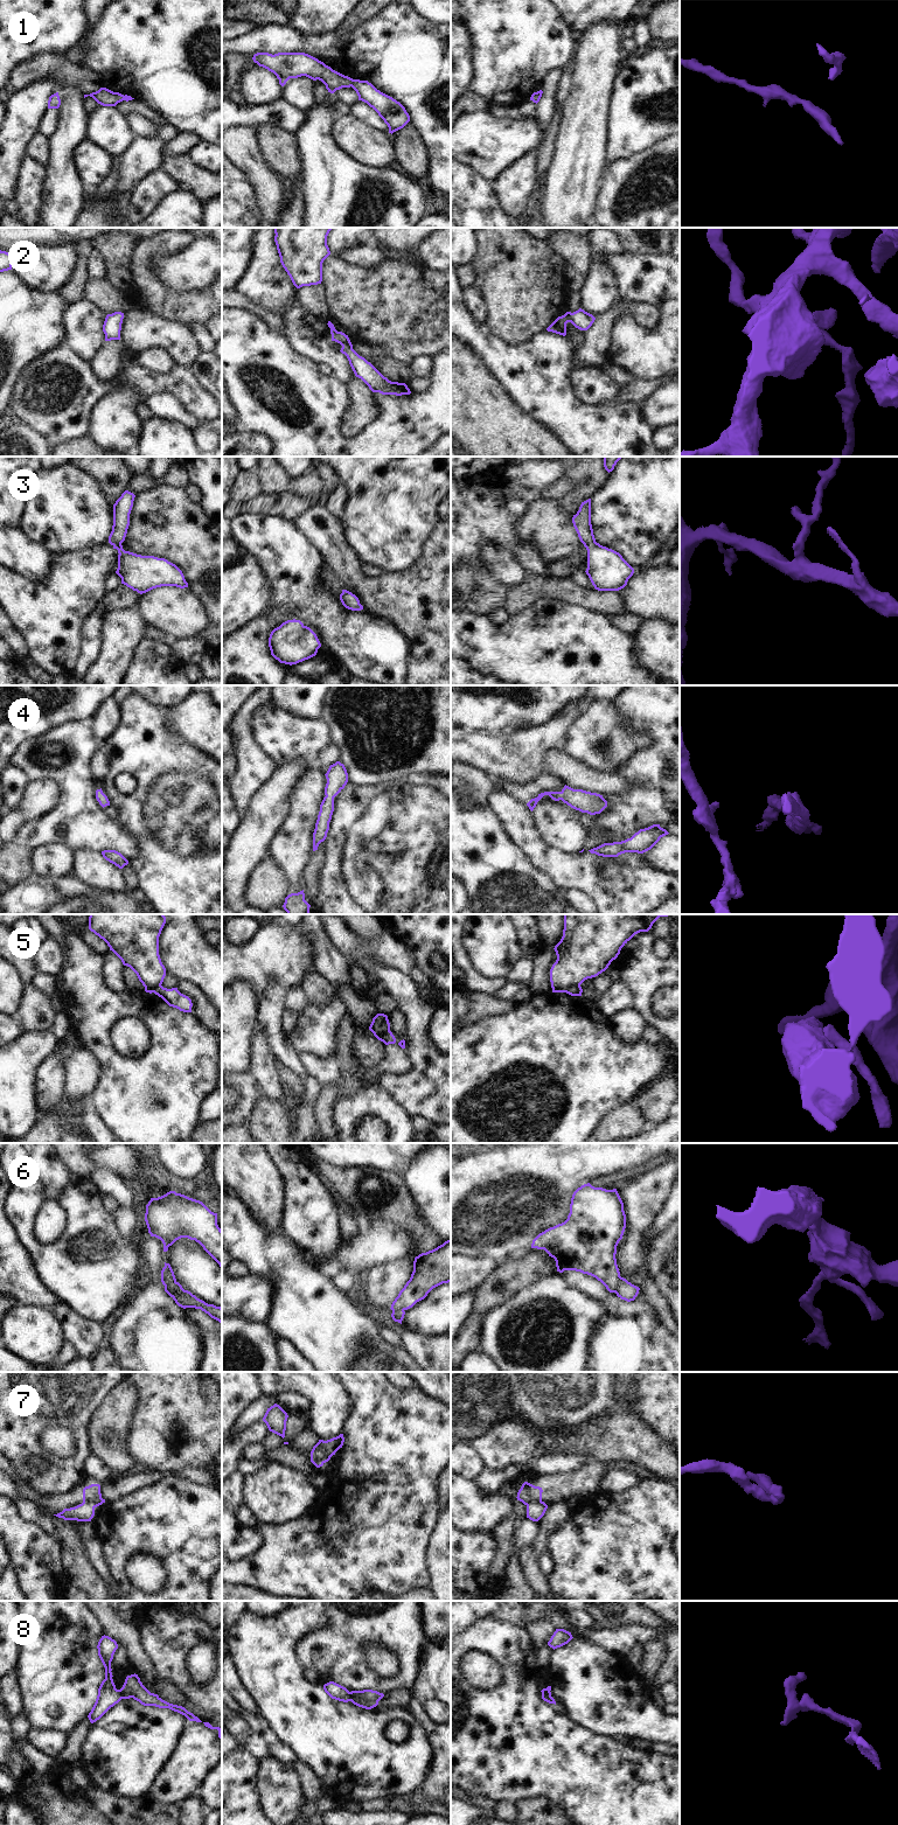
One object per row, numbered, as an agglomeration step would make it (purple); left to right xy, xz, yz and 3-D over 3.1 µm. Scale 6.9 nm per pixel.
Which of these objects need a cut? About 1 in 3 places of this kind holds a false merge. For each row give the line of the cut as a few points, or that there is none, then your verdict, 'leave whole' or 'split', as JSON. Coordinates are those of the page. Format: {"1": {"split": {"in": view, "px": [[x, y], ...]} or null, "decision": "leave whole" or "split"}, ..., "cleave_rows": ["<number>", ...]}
{"1": {"split": null, "decision": "leave whole"}, "2": {"split": null, "decision": "leave whole"}, "3": {"split": null, "decision": "leave whole"}, "4": {"split": null, "decision": "leave whole"}, "5": {"split": {"in": "yz", "px": [[579, 986], [571, 986], [565, 991]]}, "decision": "split"}, "6": {"split": {"in": "xy", "px": [[165, 1284], [175, 1284], [182, 1289]]}, "decision": "split"}, "7": {"split": {"in": "xz", "px": [[312, 1449], [319, 1453], [319, 1457], [324, 1462]]}, "decision": "split"}, "8": {"split": {"in": "xy", "px": [[118, 1690], [123, 1698]]}, "decision": "split"}, "cleave_rows": ["5", "6", "7", "8"]}

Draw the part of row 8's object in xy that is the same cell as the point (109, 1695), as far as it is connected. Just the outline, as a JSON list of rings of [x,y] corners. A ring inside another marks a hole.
[[[104,1635],[99,1639],[97,1649],[98,1656],[105,1667],[105,1679],[98,1688],[96,1702],[88,1715],[91,1723],[99,1720],[111,1707],[123,1699],[119,1690],[116,1688],[111,1672],[111,1662],[116,1650],[118,1649],[117,1642]]]

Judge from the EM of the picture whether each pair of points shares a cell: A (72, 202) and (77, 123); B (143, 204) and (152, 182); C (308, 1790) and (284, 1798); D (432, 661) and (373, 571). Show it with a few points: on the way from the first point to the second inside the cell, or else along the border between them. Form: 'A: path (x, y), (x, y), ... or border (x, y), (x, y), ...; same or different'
A: path (63, 182), (63, 143); same
B: path (143, 199), (152, 188); same
C: border (292, 1767), (299, 1782), (299, 1790), (306, 1801); different
D: border (360, 564), (367, 576), (382, 573); different

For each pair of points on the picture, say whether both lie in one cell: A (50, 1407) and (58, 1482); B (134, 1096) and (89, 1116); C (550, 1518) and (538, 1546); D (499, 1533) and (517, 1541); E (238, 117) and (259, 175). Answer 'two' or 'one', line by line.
A: one
B: two
C: one
D: two
E: two

